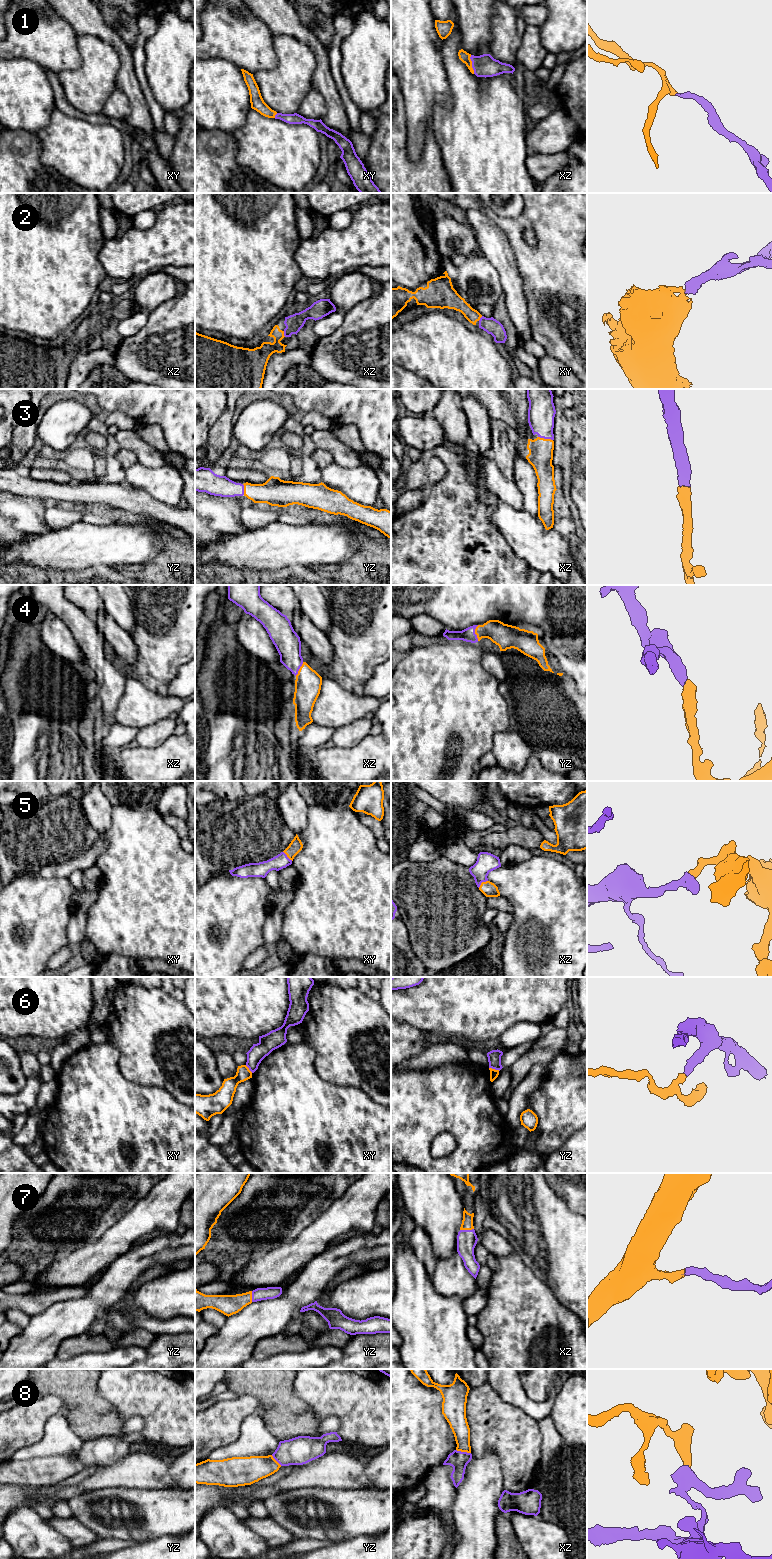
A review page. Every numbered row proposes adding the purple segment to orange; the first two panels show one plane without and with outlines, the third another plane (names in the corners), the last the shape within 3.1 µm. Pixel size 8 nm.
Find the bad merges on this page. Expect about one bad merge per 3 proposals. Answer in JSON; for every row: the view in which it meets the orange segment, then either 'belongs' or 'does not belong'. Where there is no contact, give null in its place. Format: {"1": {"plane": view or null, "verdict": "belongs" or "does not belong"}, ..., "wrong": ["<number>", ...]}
{"1": {"plane": "xz", "verdict": "belongs"}, "2": {"plane": "xz", "verdict": "belongs"}, "3": {"plane": "xz", "verdict": "belongs"}, "4": {"plane": "yz", "verdict": "belongs"}, "5": {"plane": "xz", "verdict": "belongs"}, "6": {"plane": "yz", "verdict": "does not belong"}, "7": {"plane": "xz", "verdict": "belongs"}, "8": {"plane": "xz", "verdict": "does not belong"}, "wrong": ["6", "8"]}

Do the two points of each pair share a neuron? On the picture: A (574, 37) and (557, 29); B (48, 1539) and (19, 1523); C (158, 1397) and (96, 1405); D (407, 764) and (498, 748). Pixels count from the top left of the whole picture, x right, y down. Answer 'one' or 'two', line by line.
A: one
B: one
C: two
D: two

